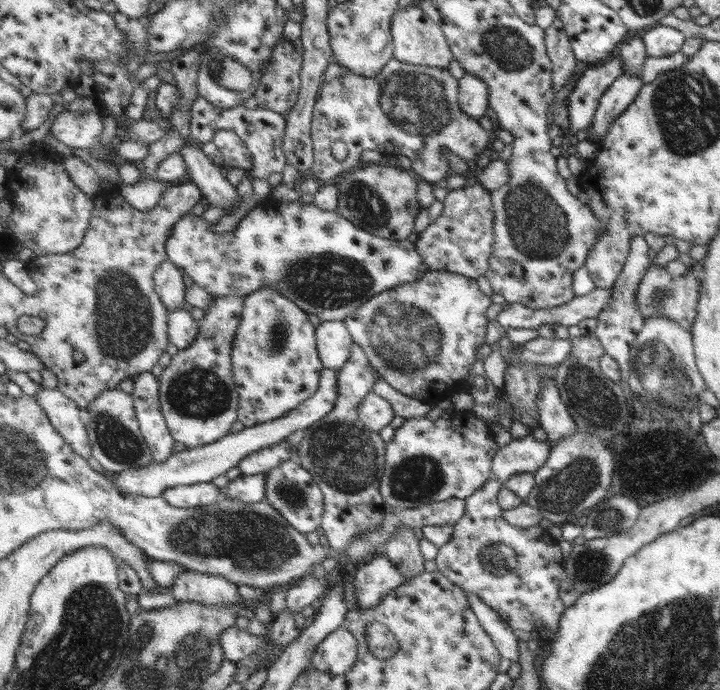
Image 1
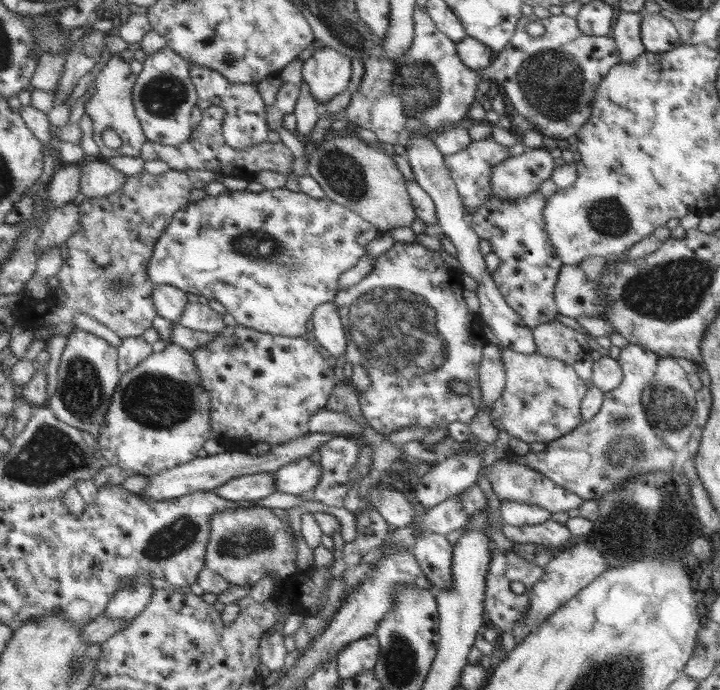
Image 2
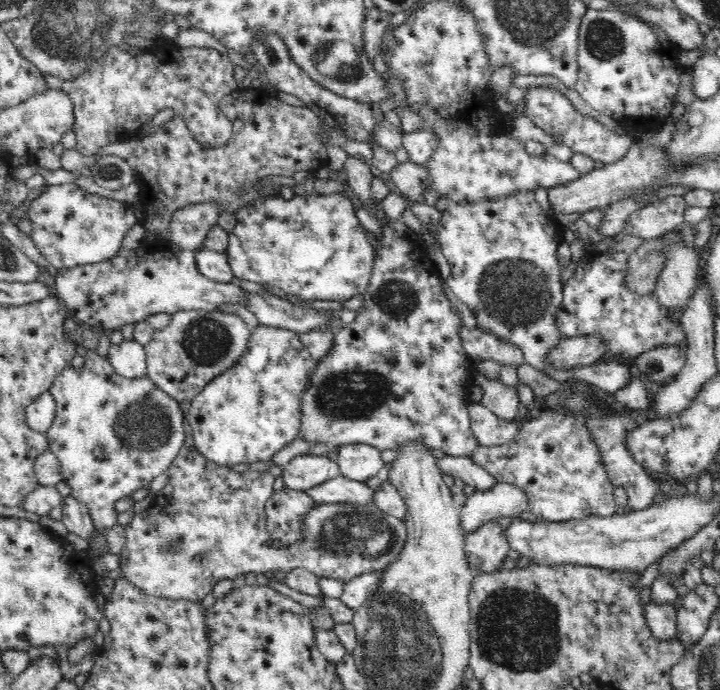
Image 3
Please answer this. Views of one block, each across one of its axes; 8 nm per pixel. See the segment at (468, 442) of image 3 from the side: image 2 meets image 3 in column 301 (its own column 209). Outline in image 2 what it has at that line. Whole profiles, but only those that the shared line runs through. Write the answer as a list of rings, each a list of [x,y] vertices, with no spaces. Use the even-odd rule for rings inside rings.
[[[169,344],[165,352],[151,354],[143,364],[123,374],[117,390],[113,392],[111,406],[105,414],[105,428],[93,442],[93,450],[101,460],[109,466],[115,466],[123,472],[141,474],[155,478],[157,474],[165,474],[165,470],[173,470],[177,466],[185,466],[197,458],[203,450],[205,442],[213,438],[209,428],[209,394],[201,386],[201,374],[197,372],[195,358],[189,350],[177,344]]]

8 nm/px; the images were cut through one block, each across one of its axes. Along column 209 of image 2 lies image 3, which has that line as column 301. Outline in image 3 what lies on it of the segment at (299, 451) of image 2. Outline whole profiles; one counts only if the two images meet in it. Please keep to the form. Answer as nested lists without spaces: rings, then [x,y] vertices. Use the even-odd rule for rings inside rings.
[[[296,456],[288,466],[284,466],[284,486],[308,492],[316,486],[322,486],[324,482],[330,482],[340,474],[338,462],[332,462],[324,456]]]

